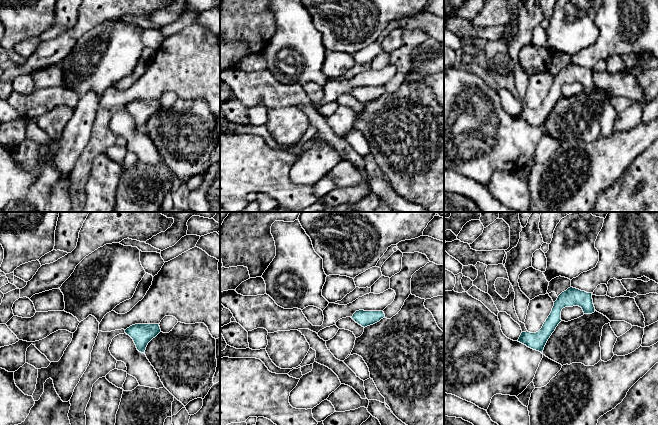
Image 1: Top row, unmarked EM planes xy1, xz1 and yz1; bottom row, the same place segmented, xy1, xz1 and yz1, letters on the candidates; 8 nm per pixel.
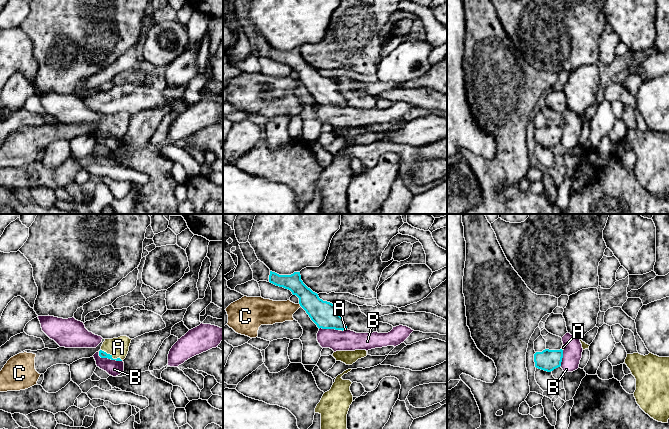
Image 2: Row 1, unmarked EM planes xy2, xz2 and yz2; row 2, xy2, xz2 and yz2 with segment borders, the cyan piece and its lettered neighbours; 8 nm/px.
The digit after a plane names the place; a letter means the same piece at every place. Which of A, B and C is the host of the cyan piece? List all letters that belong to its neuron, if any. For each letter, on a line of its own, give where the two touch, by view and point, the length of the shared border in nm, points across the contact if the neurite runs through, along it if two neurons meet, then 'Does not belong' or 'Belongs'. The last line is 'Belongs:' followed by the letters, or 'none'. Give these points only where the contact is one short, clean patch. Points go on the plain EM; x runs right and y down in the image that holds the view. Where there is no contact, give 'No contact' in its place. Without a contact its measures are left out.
A: Touches cyan at xy2 (111, 132). Shared border 190 nm. Path across: xy2 (102, 130), (111, 132), (118, 123). Belongs
B: Touches cyan at xy2 (109, 134). Shared border 220 nm. Boundary: xy2 (98, 127), (101, 133), (122, 136). Does not belong
C: Touches cyan at xz2 (300, 81). Shared border 40 nm. Boundary: xz2 (299, 79), (301, 82). Does not belong
Belongs: A

